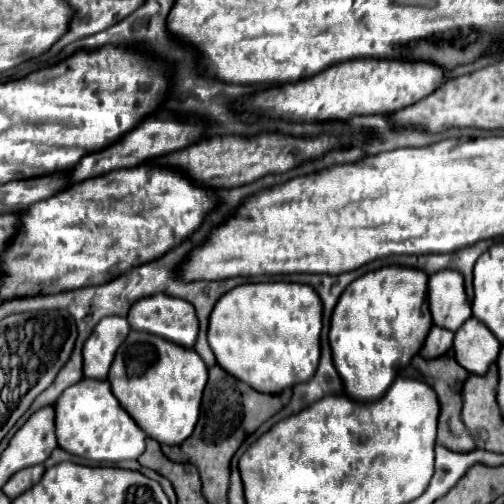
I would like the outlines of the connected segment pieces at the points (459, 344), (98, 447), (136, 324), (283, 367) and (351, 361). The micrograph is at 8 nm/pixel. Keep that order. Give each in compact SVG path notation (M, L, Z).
M470 317L456 333L454 333L454 353L456 361L470 373L480 375L486 373L490 363L496 361L500 351L500 343L490 333L490 329L478 319Z
M82 379L68 387L54 403L56 411L56 439L58 447L90 461L126 461L138 459L144 451L146 433L134 423L134 419L120 407L118 399L112 395L108 381Z
M156 293L156 295L144 297L132 305L126 319L134 331L156 333L158 337L166 337L168 341L174 341L176 345L194 347L196 333L198 333L198 321L196 321L196 313L194 313L192 305L188 305L188 301L184 301L184 299L170 297L166 293Z
M244 283L214 305L208 343L216 361L236 379L260 393L280 393L308 381L320 359L320 299L302 283Z
M382 267L376 271L368 271L366 275L358 277L344 289L340 301L330 319L330 347L332 347L332 361L334 367L344 383L344 393L356 401L376 401L392 385L396 373L408 365L408 361L420 351L430 327L432 317L428 313L428 275L420 269L410 267Z

